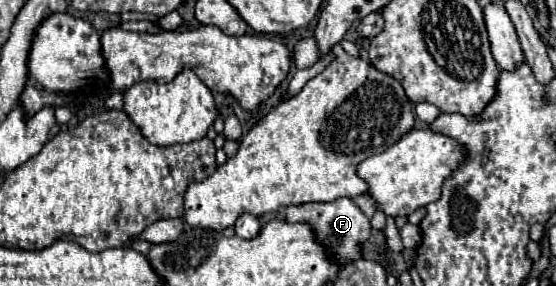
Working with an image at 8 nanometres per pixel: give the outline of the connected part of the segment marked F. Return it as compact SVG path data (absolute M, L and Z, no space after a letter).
M340 197L340 199L332 201L332 203L300 203L300 205L290 205L290 207L286 207L286 219L290 223L298 223L298 221L310 223L314 227L320 243L324 247L328 247L332 251L332 255L342 265L362 257L362 245L370 237L368 229L372 229L370 227L370 219L348 197Z

